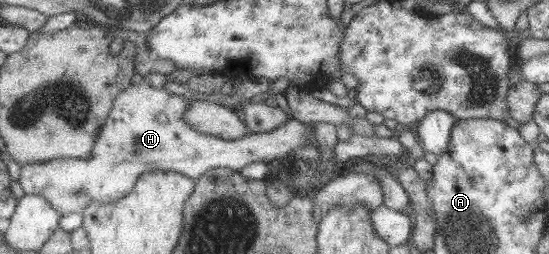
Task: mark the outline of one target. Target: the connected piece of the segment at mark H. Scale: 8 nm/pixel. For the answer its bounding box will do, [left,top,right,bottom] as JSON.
[19,82,318,216]

